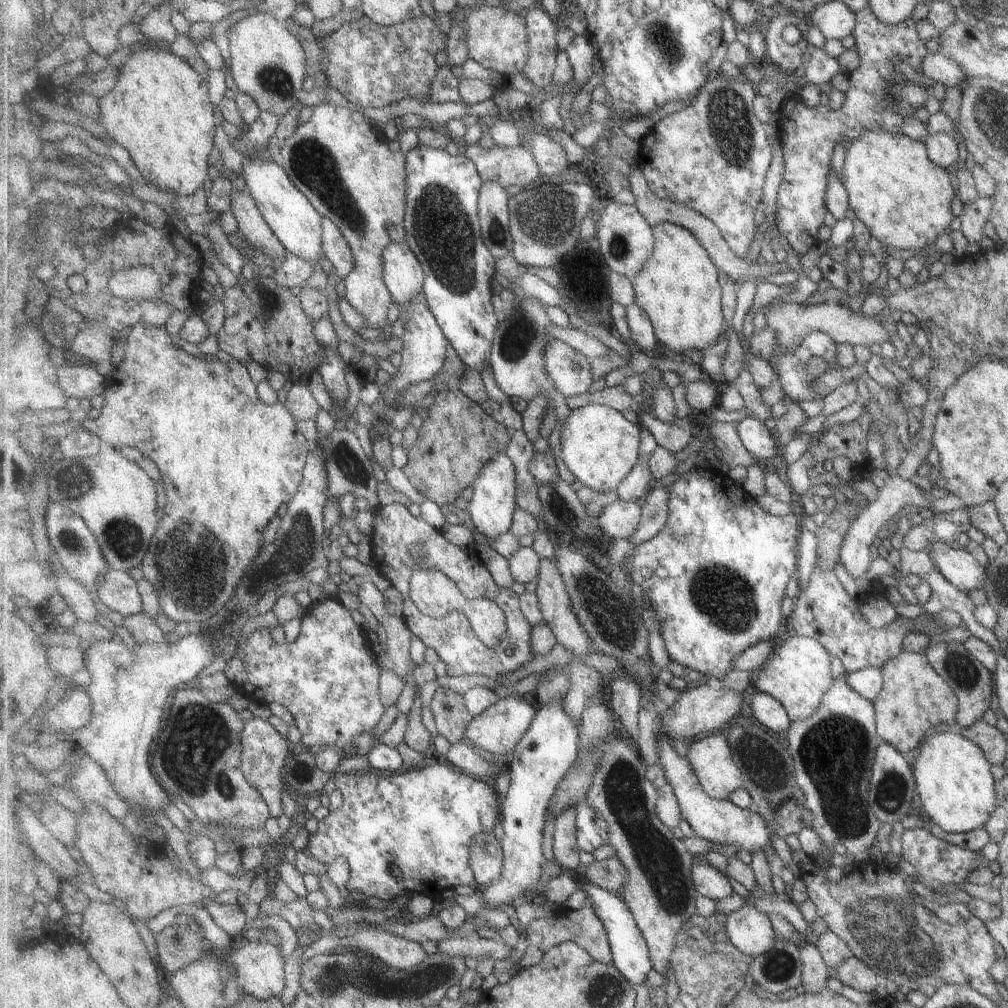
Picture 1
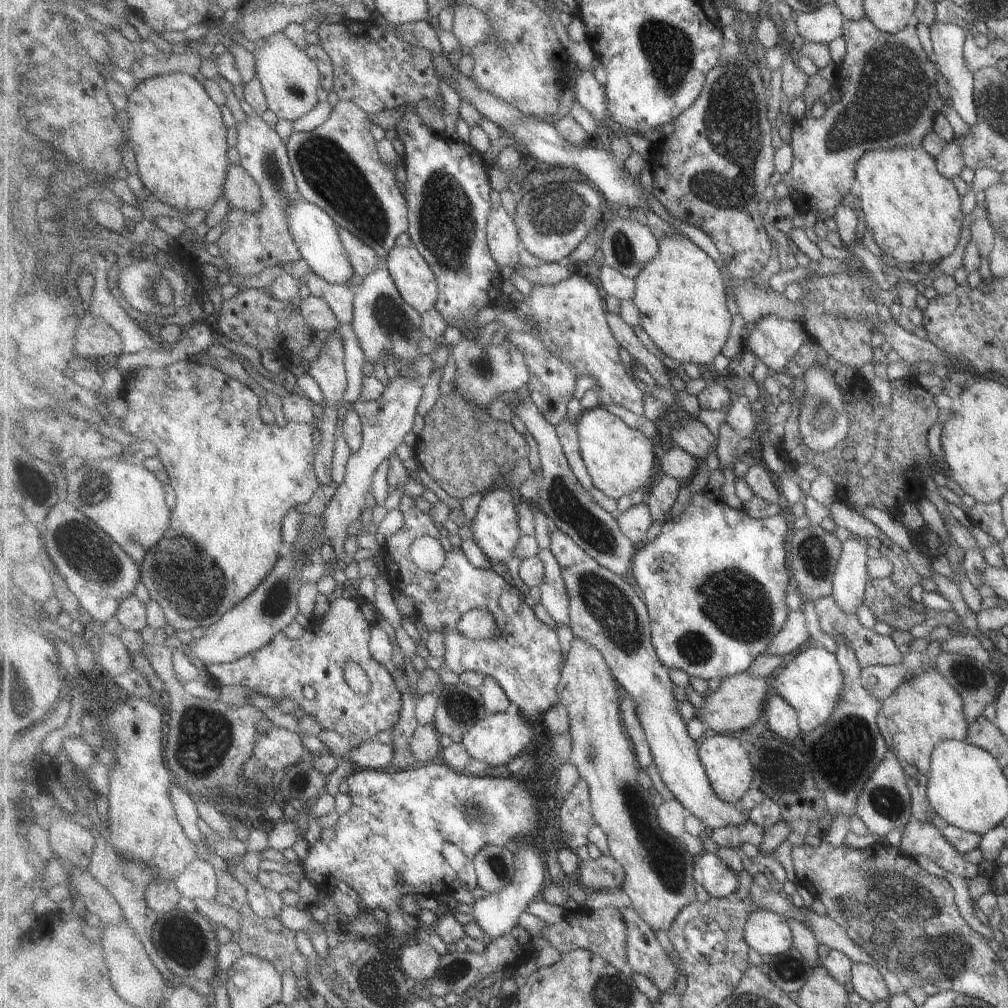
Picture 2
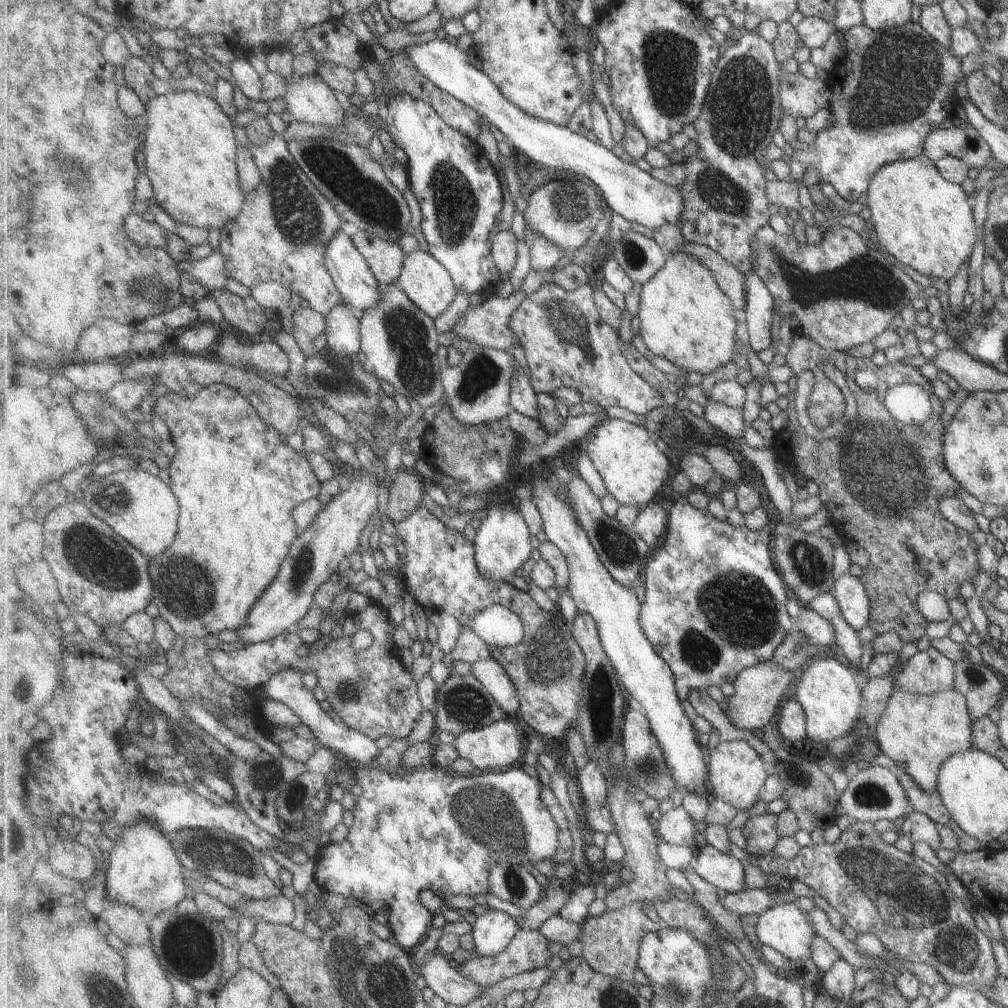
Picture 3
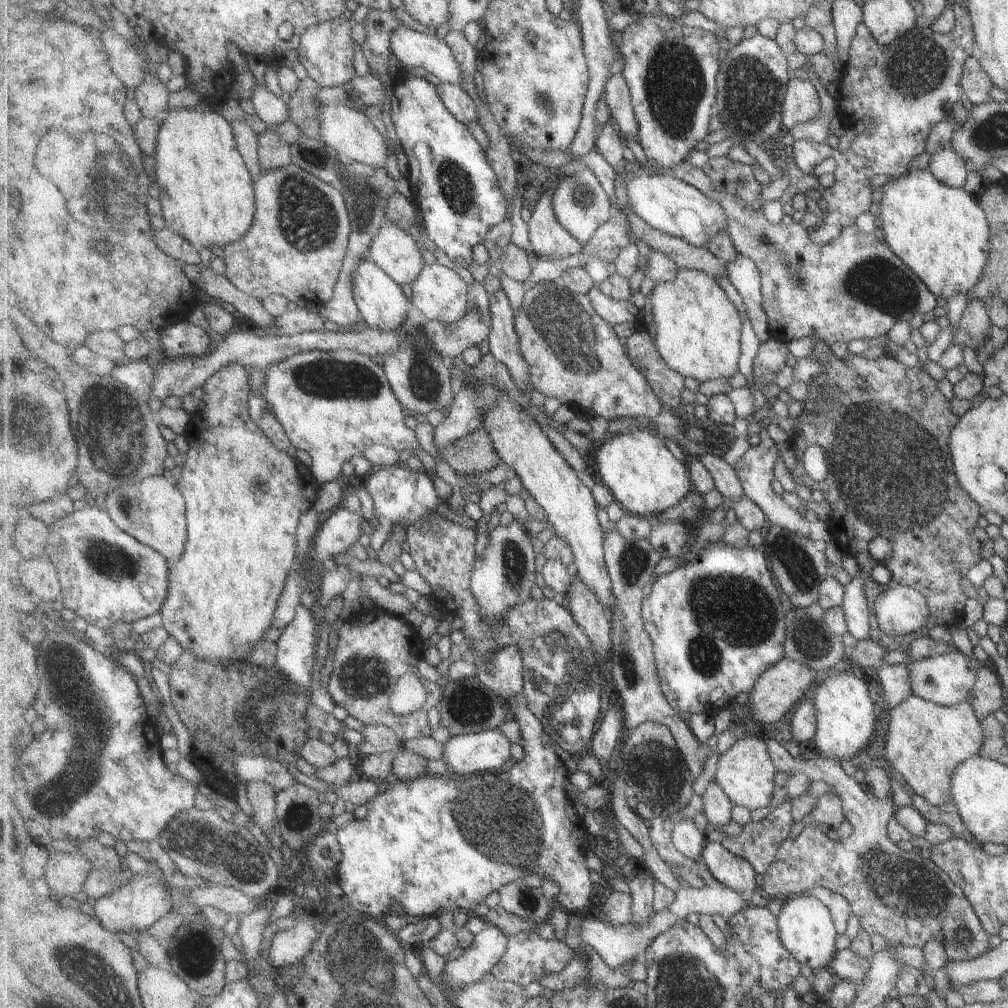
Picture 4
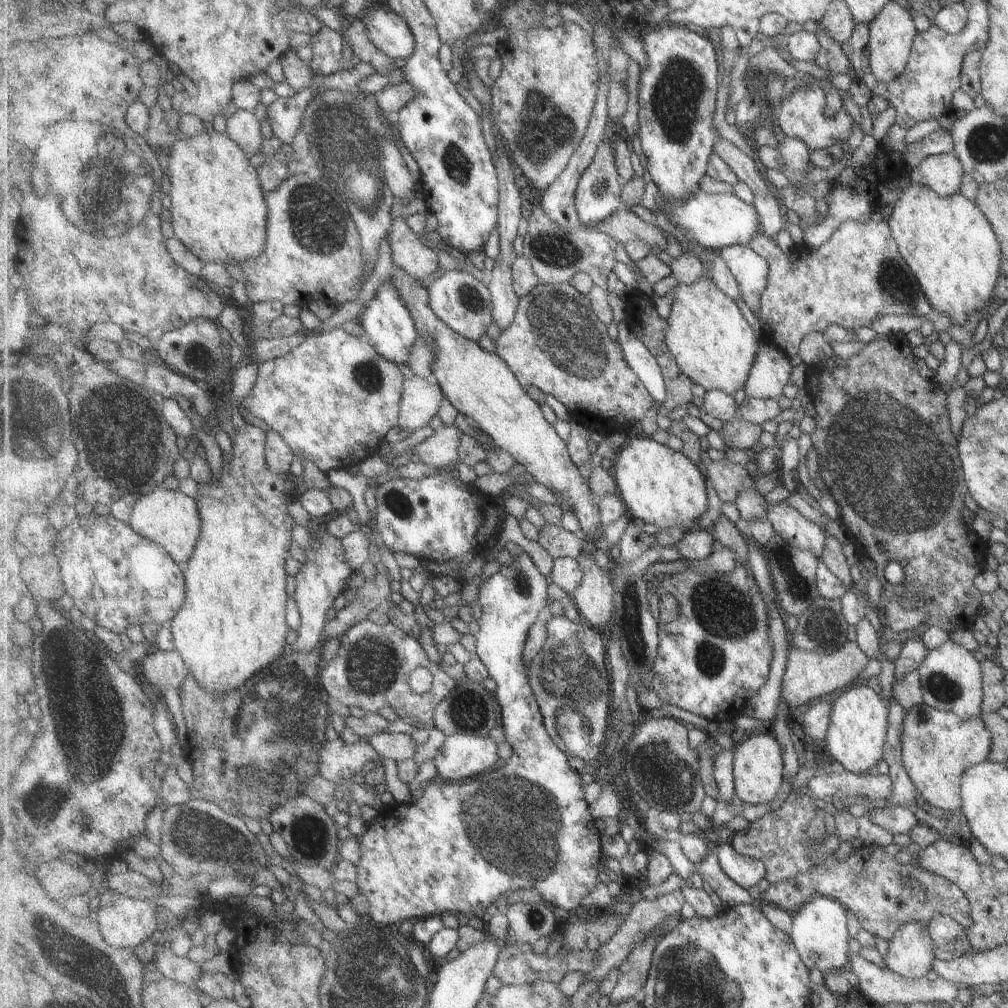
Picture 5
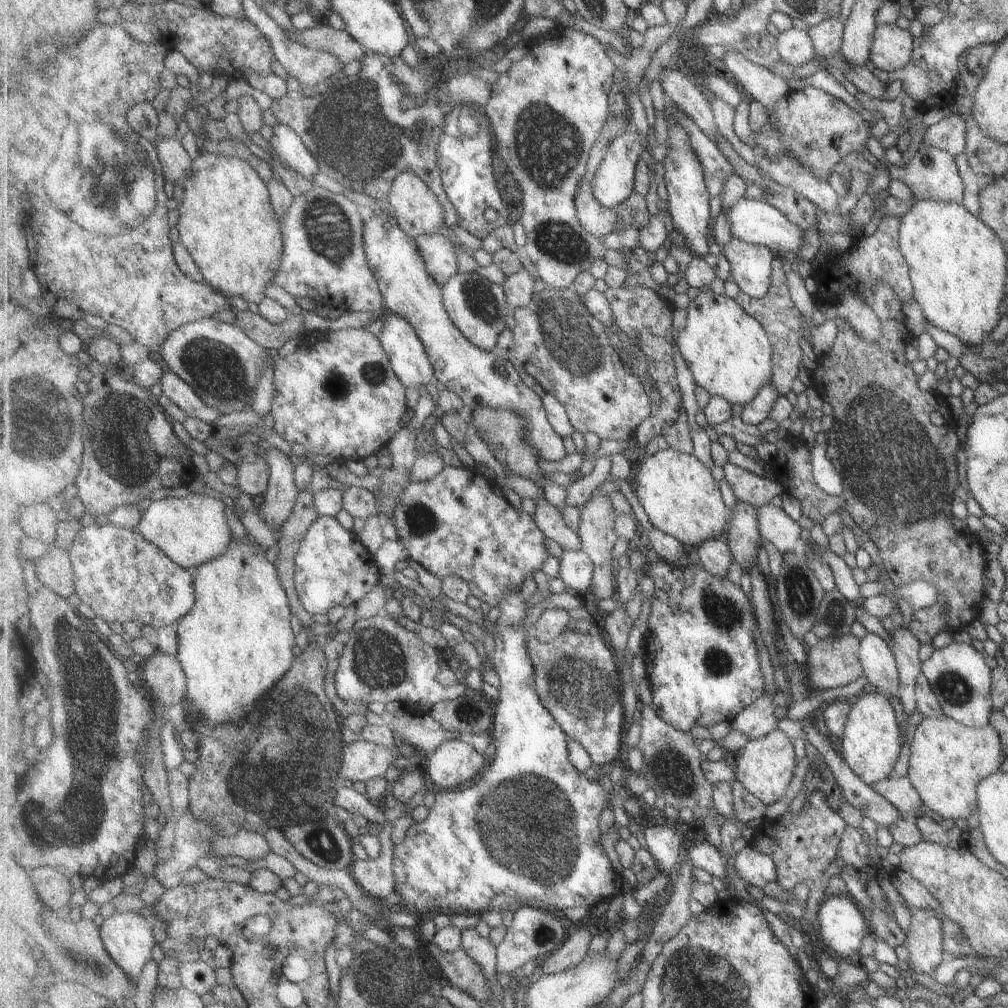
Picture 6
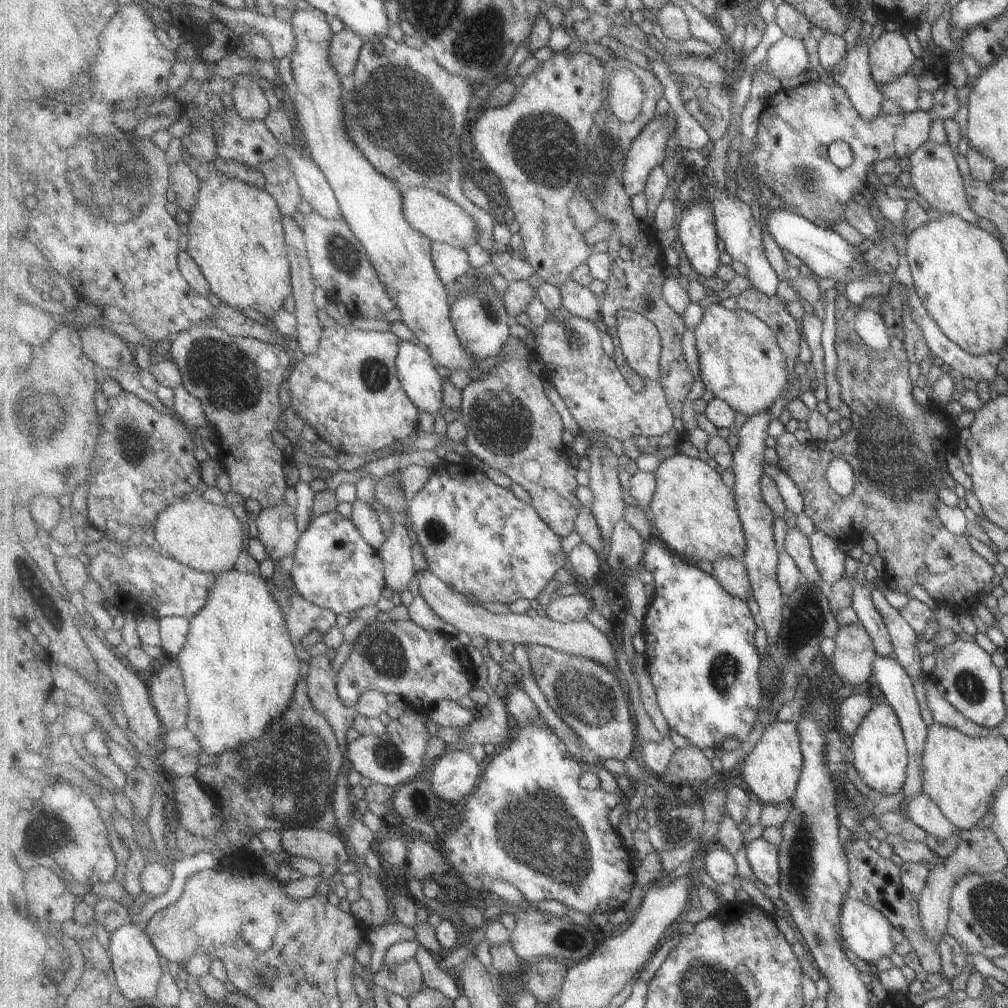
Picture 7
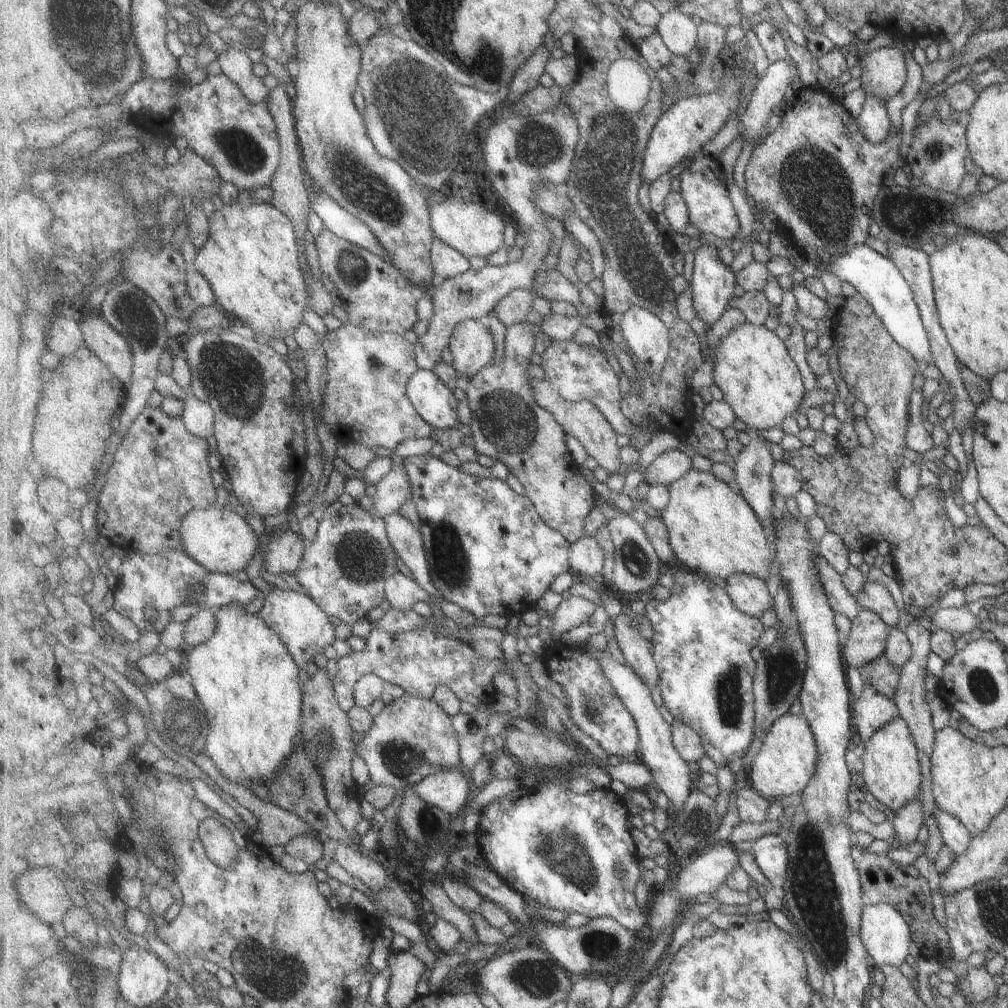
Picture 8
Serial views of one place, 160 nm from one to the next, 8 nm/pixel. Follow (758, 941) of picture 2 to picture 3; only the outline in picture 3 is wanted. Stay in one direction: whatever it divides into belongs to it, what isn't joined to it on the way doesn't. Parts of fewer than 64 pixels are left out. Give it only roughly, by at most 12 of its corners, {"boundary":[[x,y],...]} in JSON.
{"boundary":[[797,901],[759,915],[759,944],[812,958],[818,930]]}

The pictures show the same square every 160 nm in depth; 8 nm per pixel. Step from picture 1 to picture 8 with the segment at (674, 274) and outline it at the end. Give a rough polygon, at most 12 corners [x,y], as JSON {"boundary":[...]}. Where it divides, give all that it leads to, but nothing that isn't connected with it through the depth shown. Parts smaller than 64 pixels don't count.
{"boundary":[[775,330],[721,340],[715,385],[747,426],[782,428],[808,390]]}

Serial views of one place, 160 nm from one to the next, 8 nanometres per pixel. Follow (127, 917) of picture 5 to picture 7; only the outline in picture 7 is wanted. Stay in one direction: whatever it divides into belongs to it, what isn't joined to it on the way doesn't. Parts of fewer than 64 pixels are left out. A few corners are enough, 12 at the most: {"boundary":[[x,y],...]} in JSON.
{"boundary":[[145,925],[109,936],[117,990],[155,997],[164,970]]}

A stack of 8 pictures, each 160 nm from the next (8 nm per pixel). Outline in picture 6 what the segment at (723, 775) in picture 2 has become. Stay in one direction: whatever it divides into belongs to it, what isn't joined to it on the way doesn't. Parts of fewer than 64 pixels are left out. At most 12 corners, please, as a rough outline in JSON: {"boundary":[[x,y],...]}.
{"boundary":[[784,729],[747,742],[736,778],[767,804],[783,798],[797,766]]}

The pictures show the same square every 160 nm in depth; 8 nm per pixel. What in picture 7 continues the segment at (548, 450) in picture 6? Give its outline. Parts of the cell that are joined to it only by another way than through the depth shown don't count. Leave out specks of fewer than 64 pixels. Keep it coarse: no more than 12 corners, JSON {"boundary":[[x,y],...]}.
{"boundary":[[293,12],[299,140],[402,322],[450,371],[459,340],[433,241],[351,140],[327,13]]}

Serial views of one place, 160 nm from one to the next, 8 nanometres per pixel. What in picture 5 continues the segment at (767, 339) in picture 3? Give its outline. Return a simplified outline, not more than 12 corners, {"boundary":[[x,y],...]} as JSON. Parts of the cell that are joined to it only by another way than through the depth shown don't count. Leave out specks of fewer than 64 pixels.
{"boundary":[[747,245],[722,257],[756,314],[768,285],[768,260]]}

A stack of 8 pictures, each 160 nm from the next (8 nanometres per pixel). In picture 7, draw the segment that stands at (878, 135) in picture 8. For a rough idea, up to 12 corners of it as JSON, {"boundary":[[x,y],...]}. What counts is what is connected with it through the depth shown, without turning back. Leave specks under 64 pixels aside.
{"boundary":[[870,39],[846,54],[834,80],[867,122],[886,98],[870,67]]}

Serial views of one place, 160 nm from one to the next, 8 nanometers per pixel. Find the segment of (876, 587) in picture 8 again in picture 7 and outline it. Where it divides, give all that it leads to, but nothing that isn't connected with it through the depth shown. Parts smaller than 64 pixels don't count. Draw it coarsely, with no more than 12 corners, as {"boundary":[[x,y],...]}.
{"boundary":[[873,590],[897,660],[912,682],[922,676],[917,635],[881,590]]}

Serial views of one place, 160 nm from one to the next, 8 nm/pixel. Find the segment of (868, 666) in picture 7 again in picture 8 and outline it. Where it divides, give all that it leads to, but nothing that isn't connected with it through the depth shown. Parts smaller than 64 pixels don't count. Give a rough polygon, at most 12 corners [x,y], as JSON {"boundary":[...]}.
{"boundary":[[862,609],[844,644],[858,668],[881,657],[892,628]]}

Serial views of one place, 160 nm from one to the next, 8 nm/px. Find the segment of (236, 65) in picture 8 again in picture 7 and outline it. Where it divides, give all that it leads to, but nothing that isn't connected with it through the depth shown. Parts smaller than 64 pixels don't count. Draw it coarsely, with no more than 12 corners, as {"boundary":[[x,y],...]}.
{"boundary":[[237,76],[231,93],[247,122],[265,120],[270,108],[264,88]]}

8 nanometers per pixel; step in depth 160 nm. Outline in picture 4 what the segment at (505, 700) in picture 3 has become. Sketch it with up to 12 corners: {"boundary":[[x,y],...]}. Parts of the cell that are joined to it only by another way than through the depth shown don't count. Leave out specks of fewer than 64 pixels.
{"boundary":[[520,646],[497,652],[476,676],[508,702],[523,692]]}

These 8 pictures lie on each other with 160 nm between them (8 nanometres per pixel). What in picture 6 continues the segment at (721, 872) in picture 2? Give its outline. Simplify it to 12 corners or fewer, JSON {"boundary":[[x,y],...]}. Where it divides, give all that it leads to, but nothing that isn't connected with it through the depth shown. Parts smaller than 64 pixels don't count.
{"boundary":[[747,844],[733,854],[738,876],[759,886],[776,880],[778,866]]}

